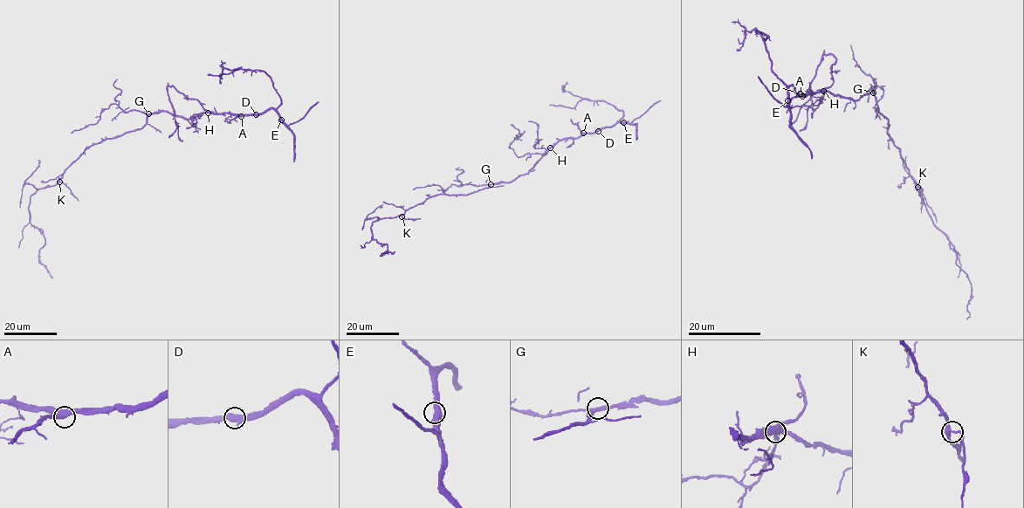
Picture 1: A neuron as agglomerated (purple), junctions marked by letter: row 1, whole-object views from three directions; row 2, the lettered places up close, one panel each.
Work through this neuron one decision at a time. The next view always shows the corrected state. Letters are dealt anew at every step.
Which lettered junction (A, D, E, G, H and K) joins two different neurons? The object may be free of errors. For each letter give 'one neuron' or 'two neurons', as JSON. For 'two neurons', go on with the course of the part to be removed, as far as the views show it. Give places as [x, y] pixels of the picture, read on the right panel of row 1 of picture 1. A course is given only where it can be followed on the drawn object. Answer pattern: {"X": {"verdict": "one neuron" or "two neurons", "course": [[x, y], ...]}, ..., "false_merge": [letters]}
{"A": {"verdict": "one neuron"}, "D": {"verdict": "one neuron"}, "E": {"verdict": "one neuron"}, "G": {"verdict": "one neuron"}, "H": {"verdict": "one neuron"}, "K": {"verdict": "one neuron"}, "false_merge": []}

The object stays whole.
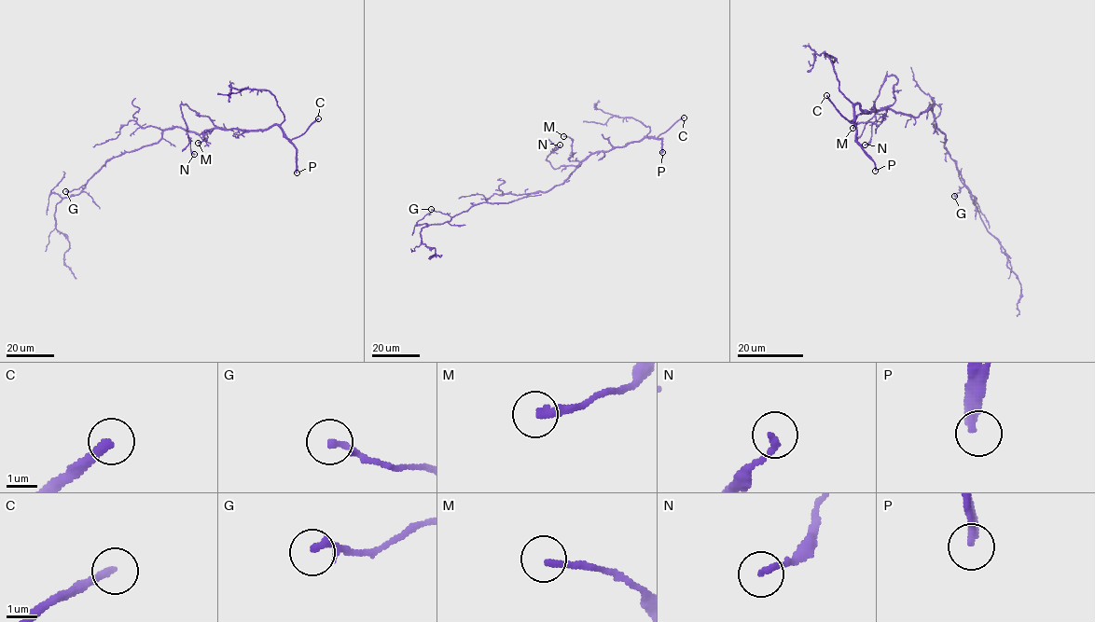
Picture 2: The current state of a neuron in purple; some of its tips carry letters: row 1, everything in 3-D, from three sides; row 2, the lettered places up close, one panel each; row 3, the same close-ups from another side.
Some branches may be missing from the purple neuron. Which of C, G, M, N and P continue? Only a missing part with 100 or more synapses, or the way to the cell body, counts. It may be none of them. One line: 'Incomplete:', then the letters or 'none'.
Incomplete: C, P

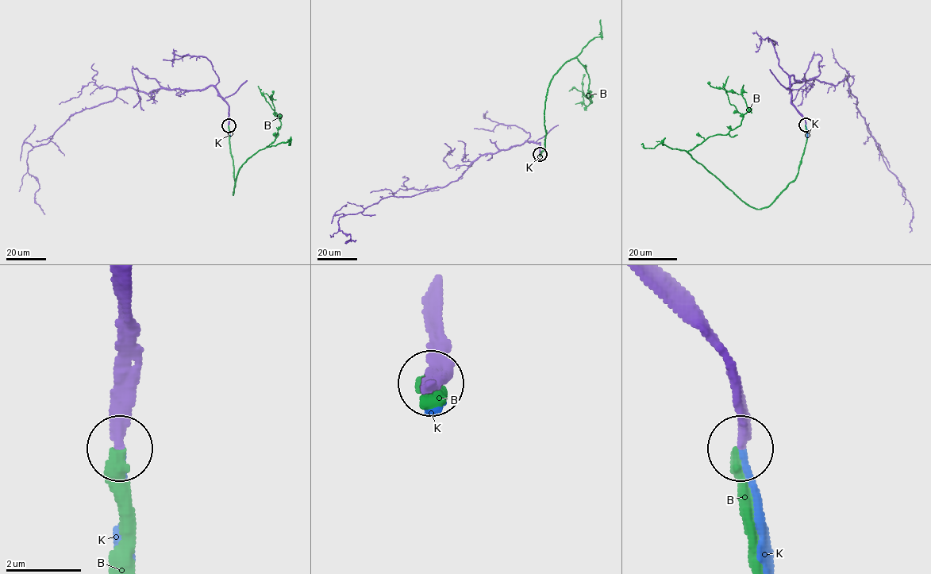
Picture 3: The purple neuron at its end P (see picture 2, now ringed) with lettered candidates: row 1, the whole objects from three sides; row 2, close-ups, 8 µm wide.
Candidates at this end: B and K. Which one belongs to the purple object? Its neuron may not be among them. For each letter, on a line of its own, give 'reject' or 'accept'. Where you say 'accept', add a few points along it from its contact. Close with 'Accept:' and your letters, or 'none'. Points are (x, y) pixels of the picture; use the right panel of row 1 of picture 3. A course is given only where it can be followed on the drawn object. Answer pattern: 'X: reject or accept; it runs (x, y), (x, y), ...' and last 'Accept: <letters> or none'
B: reject
K: accept; it runs (805, 125), (806, 138)
Accept: K

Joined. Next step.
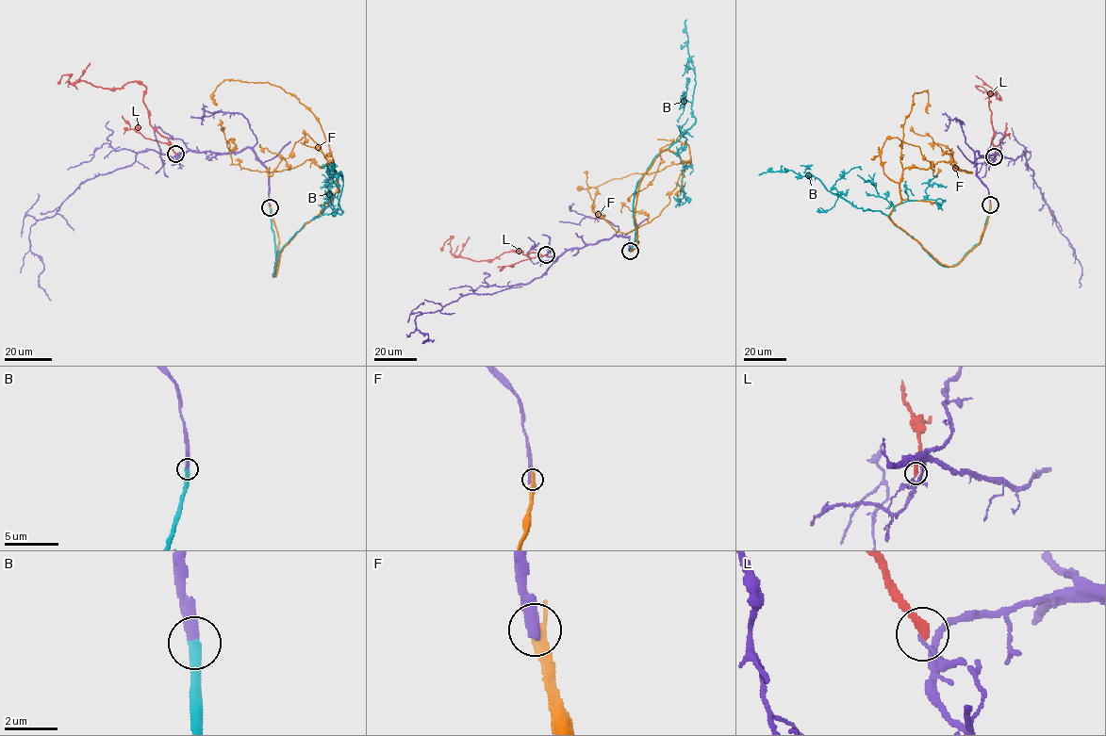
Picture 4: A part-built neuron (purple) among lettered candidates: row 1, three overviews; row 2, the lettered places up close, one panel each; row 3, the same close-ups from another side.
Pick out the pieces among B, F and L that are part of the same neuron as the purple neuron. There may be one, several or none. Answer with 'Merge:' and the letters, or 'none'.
Merge: B

